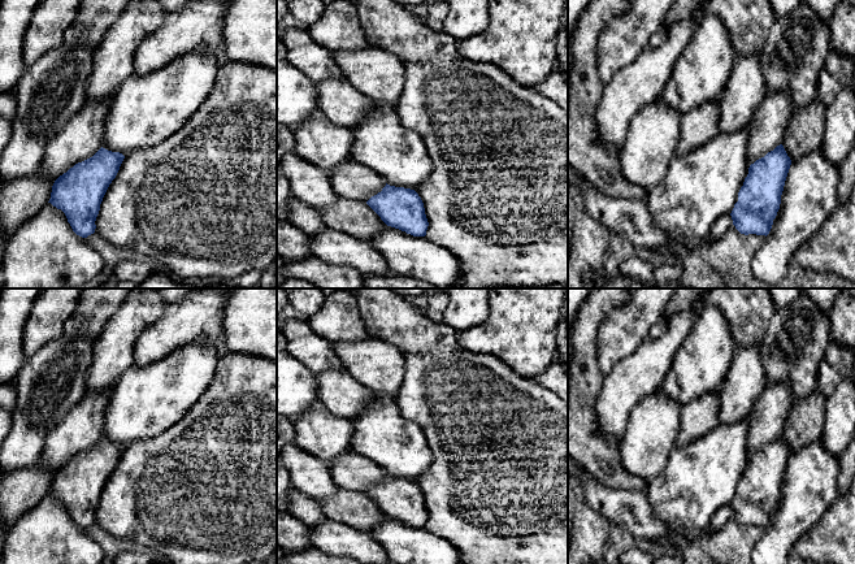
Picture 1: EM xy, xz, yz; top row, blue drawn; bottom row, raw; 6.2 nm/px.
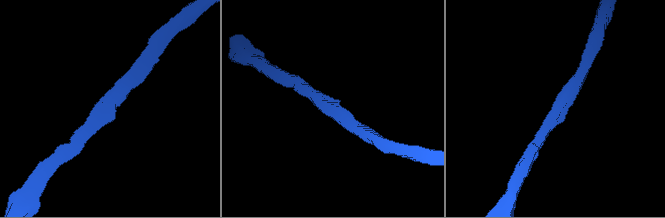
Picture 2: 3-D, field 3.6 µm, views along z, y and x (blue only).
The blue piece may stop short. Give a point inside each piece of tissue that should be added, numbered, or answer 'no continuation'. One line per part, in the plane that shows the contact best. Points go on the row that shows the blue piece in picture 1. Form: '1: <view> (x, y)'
no continuation

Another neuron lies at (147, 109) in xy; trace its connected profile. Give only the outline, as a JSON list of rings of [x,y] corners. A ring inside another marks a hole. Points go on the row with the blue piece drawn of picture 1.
[[[201,45],[149,74],[133,73],[110,100],[103,148],[127,156],[174,135],[208,97],[218,69],[216,57]]]

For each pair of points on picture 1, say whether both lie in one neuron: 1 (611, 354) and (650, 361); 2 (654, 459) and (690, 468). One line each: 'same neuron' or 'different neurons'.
1: different neurons
2: different neurons

